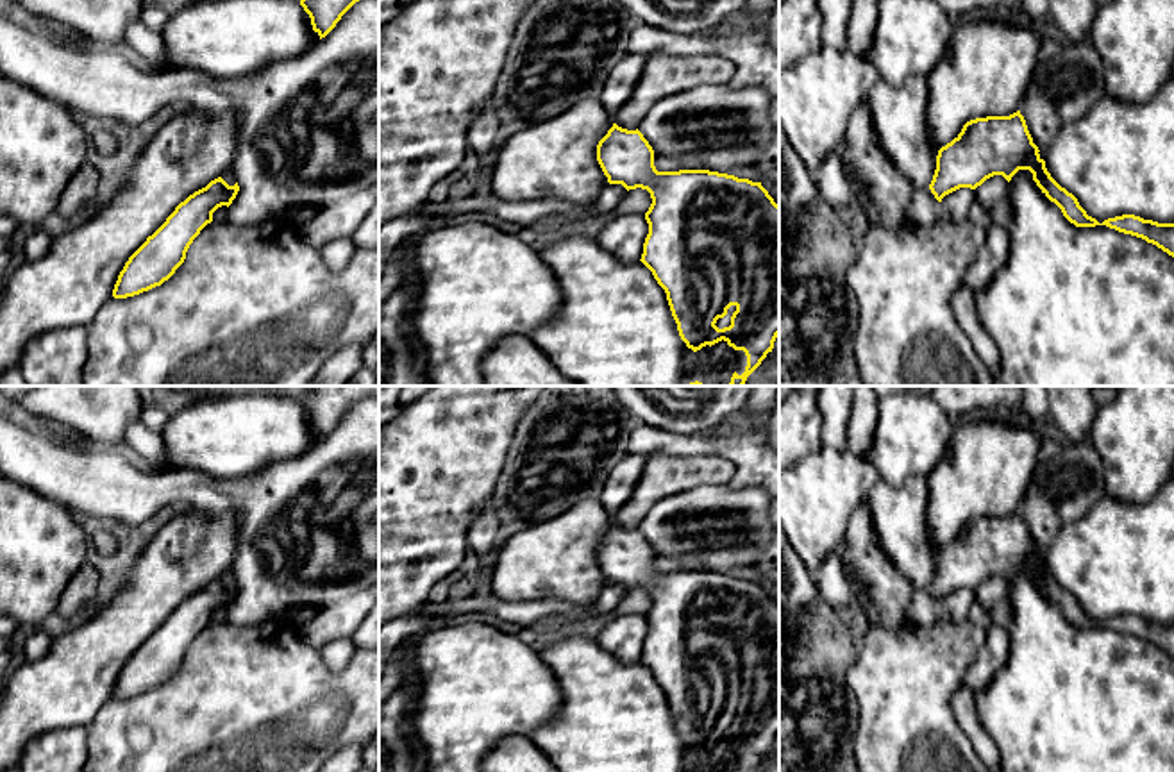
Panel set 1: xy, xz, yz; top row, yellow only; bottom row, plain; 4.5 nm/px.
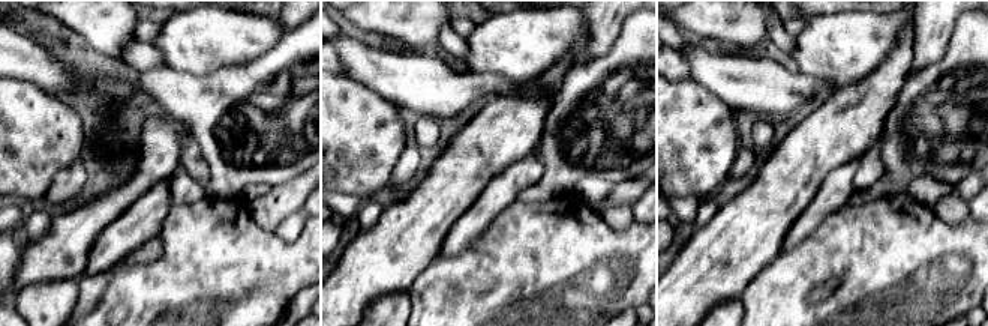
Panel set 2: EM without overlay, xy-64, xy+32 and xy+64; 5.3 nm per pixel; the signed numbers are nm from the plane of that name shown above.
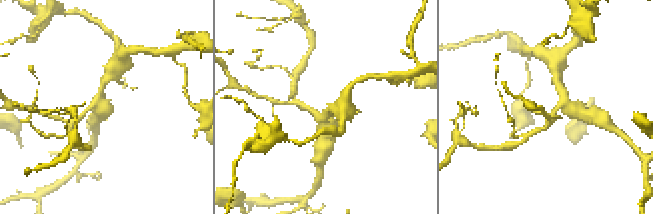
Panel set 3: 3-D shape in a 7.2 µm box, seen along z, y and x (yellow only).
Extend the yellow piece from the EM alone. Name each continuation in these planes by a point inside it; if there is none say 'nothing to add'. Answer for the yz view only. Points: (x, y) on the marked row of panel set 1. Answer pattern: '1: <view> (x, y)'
nothing to add

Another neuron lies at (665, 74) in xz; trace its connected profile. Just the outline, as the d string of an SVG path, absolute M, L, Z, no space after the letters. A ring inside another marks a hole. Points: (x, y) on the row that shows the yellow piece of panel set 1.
M652 54L633 93L613 113L613 122L622 129L636 130L654 102L704 84L729 84L734 71L734 63L722 55Z

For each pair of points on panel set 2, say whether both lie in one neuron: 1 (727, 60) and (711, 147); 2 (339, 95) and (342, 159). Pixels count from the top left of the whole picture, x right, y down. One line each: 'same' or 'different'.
1: different
2: same

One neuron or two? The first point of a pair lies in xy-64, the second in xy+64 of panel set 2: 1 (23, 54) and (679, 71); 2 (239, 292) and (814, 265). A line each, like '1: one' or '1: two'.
1: two
2: one

